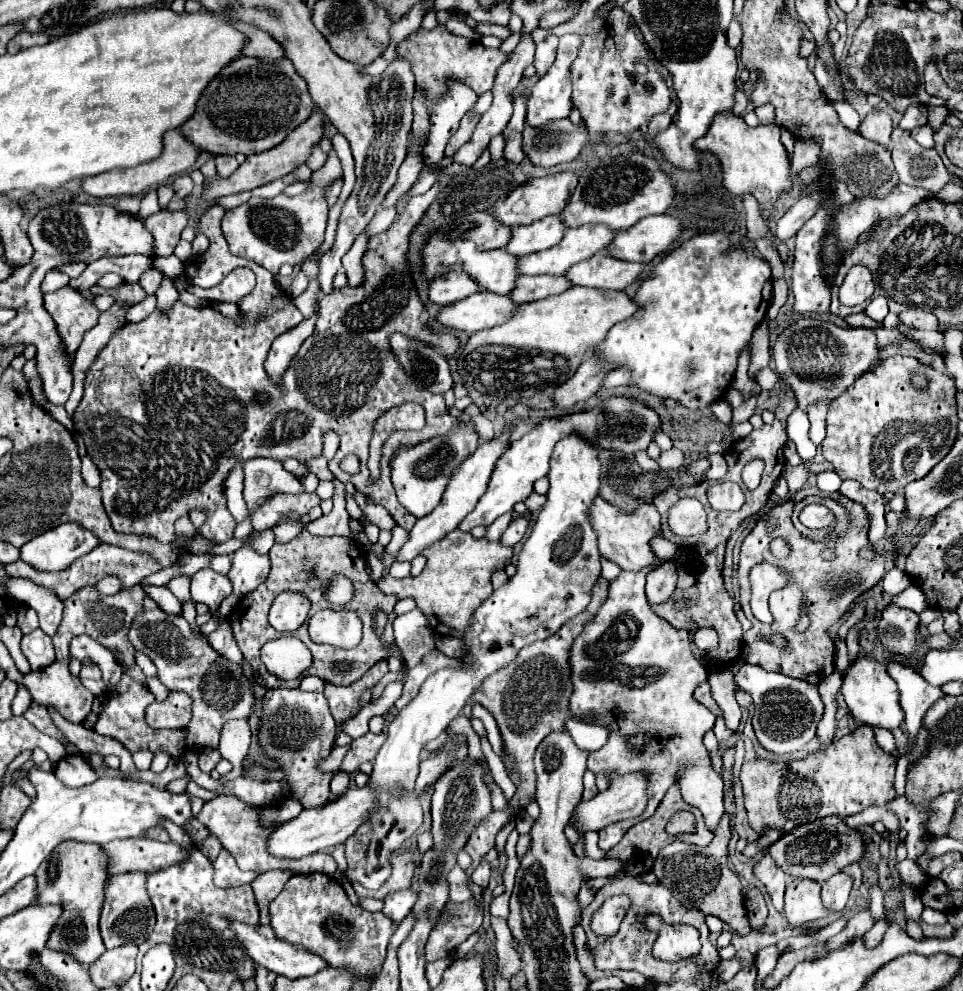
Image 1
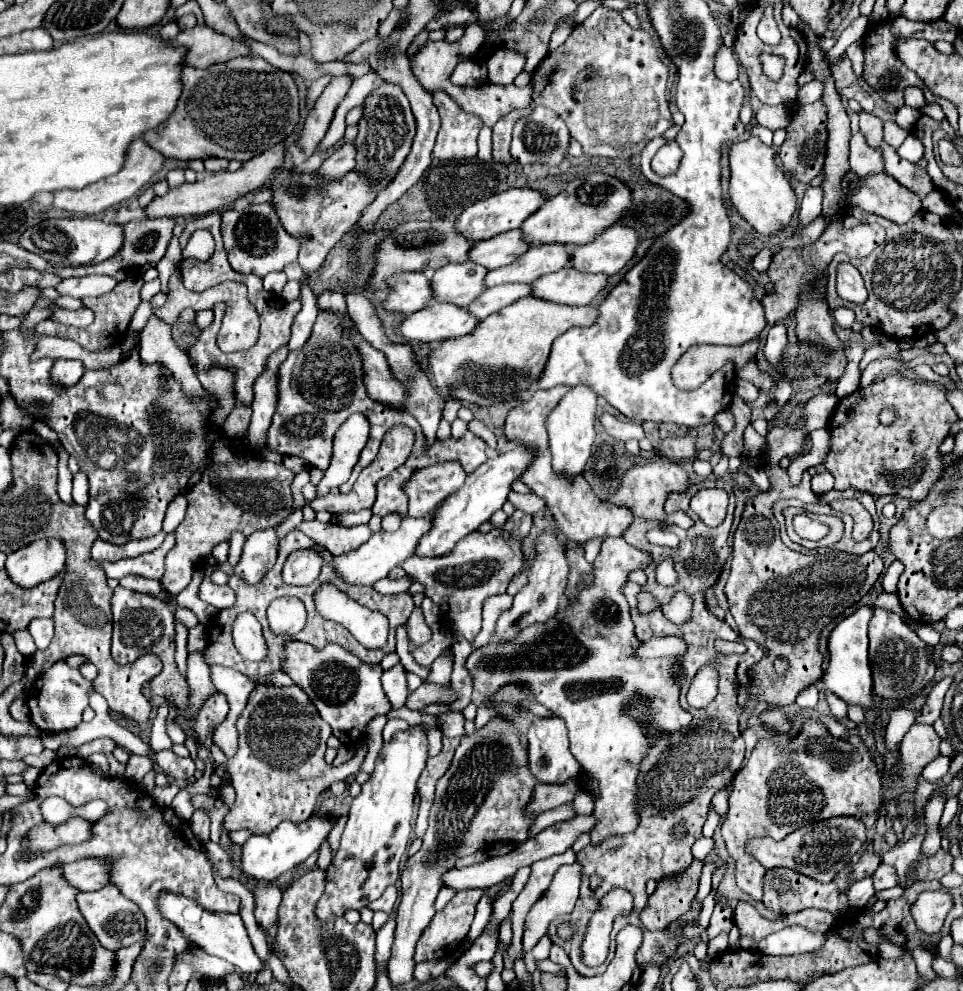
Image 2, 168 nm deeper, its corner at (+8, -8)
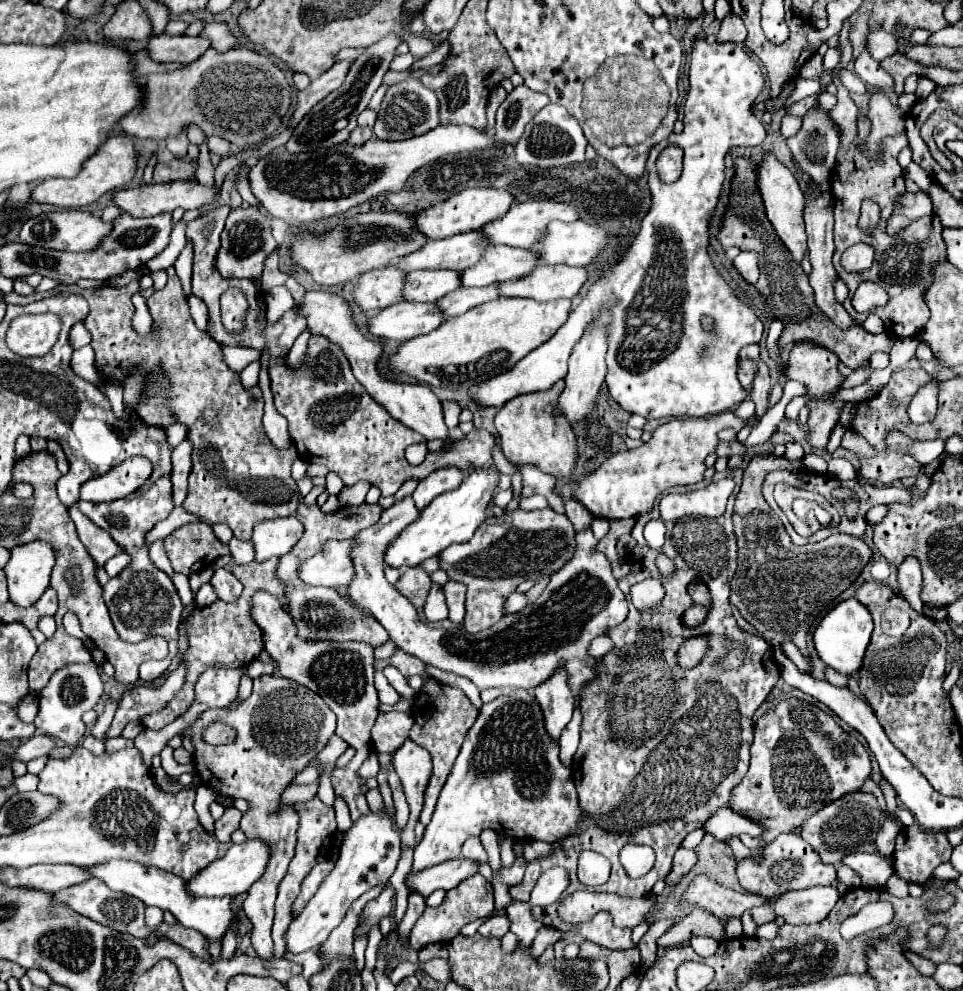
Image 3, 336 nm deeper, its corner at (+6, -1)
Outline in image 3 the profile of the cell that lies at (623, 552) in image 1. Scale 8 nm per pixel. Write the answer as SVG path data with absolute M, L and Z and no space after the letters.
M558 381L548 391L514 397L494 417L502 451L512 465L518 465L518 467L534 465L542 473L554 475L556 479L560 479L560 473L564 475L564 479L570 477L572 469L578 463L576 437L574 437L570 425L566 425L566 421L554 421L550 417L550 409L554 409L554 401L556 401L558 393L562 393L562 385L564 385L564 381Z

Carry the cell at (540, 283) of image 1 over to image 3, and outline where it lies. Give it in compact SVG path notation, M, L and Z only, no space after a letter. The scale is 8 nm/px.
M492 283L492 285L486 285L486 287L462 287L462 289L456 289L454 293L450 293L450 297L442 297L442 301L438 301L438 307L450 317L462 315L472 307L478 307L478 305L482 305L486 301L498 299L500 297L498 285L500 283Z

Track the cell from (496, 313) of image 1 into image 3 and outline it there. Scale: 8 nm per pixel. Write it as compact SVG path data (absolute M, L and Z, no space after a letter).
M398 303L382 309L376 317L368 319L370 333L380 339L408 341L426 335L446 321L446 313L436 303Z

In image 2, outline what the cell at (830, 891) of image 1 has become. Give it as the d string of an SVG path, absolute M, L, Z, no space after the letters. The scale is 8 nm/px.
M862 852L858 864L854 866L852 882L860 880L860 878L866 878L866 876L872 876L872 872L880 866L880 862L882 862L882 858L876 852Z

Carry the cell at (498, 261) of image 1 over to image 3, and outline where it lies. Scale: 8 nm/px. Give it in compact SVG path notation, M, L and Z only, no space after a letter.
M436 269L436 271L412 271L406 277L404 299L406 301L438 301L444 295L462 287L462 271Z

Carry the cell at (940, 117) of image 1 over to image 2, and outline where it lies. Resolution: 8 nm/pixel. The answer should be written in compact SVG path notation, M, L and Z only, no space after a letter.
M908 86L908 88L904 90L904 100L906 100L908 106L914 106L916 110L920 110L920 108L926 104L924 92L922 92L922 88L918 88L918 86Z

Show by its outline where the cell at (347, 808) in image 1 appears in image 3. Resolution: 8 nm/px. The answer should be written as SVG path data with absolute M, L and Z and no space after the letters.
M246 839L244 843L234 843L214 865L208 865L200 877L194 877L194 881L188 881L188 889L194 895L202 897L222 897L222 895L238 895L248 891L264 873L266 865L270 861L270 845L262 839Z

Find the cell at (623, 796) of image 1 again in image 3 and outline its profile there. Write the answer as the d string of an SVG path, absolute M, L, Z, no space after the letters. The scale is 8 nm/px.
M462 857L450 859L450 861L444 861L426 869L426 873L416 873L414 877L408 877L406 885L422 893L424 897L428 897L436 889L446 889L446 891L454 889L466 877L476 875L478 865L480 861L474 861L474 859L462 859Z

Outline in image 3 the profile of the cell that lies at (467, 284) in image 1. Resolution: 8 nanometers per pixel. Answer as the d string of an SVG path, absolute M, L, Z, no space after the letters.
M384 267L368 271L360 277L354 289L354 301L364 309L384 309L404 301L406 273L398 267Z

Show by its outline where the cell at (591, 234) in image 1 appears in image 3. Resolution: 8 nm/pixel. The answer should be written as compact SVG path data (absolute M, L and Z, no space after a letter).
M496 245L484 253L478 265L462 271L464 287L484 287L494 281L518 279L530 273L540 261L540 255L530 249L514 249L506 245Z

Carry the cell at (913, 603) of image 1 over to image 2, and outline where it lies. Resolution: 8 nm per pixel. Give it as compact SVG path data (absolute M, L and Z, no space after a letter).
M862 606L848 618L844 618L828 636L828 670L824 674L824 684L828 690L838 694L848 704L874 706L872 694L872 670L868 662L868 622L872 618L872 608Z

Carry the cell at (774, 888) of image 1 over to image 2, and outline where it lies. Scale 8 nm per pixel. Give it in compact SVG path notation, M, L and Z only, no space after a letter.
M806 718L796 736L788 742L778 742L778 734L770 732L758 740L750 758L736 772L728 792L728 816L722 822L722 838L730 858L736 862L736 882L754 900L762 900L764 866L744 852L750 838L770 836L782 840L796 828L826 820L832 816L862 816L878 810L880 802L902 792L916 790L916 778L922 768L932 762L940 750L940 738L928 724L914 724L900 746L900 772L888 782L882 780L876 762L870 758L866 744L856 736L854 740L836 738L818 718Z

